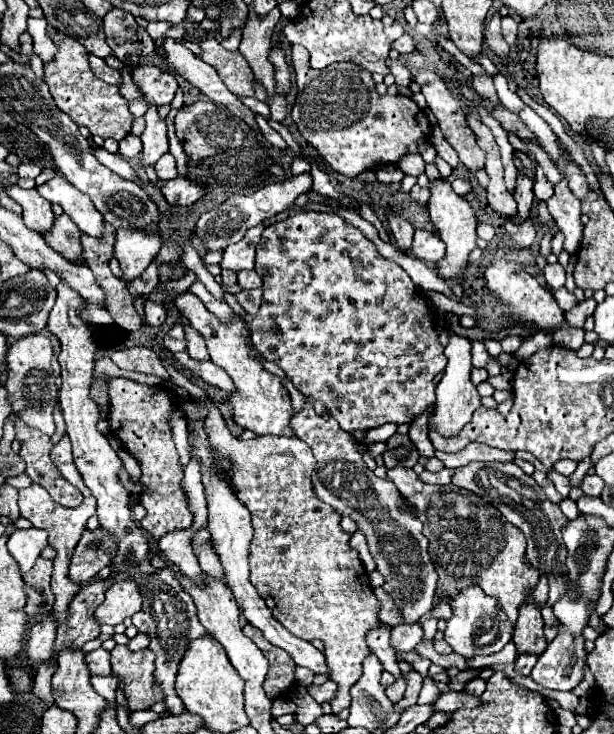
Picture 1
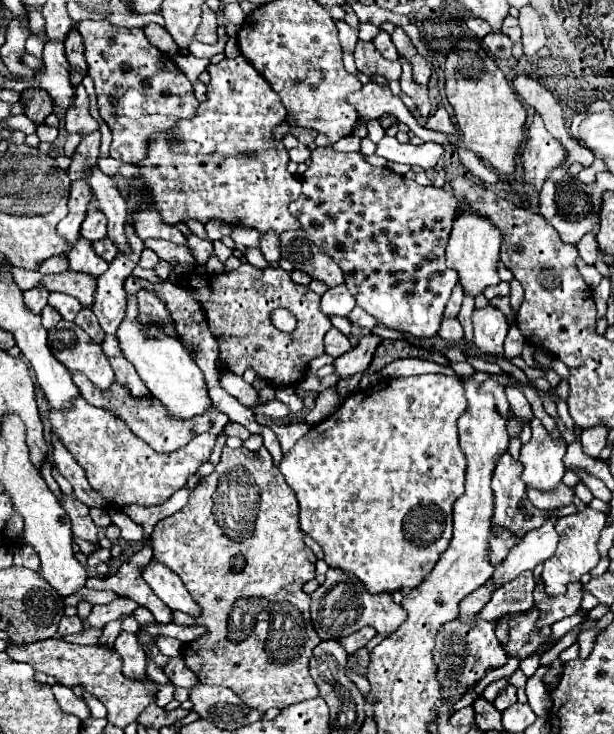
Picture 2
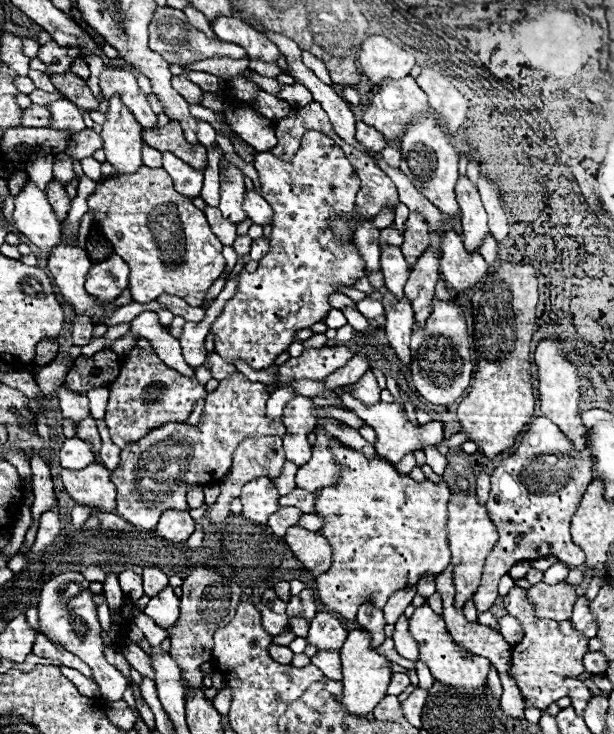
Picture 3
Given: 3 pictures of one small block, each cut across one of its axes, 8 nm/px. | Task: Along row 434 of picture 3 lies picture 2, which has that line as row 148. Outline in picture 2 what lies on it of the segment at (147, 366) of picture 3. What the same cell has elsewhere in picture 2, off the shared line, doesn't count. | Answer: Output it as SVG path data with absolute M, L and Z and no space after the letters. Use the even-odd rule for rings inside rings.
M82 20L78 22L78 32L84 38L84 56L88 62L88 76L96 84L96 94L98 94L98 108L102 120L110 126L112 130L112 146L110 146L110 156L128 164L136 164L146 156L146 146L150 132L156 130L172 130L180 118L192 118L198 108L198 100L194 98L194 90L190 80L178 70L178 66L172 62L172 58L158 48L154 48L142 28L118 28L112 26L108 20Z

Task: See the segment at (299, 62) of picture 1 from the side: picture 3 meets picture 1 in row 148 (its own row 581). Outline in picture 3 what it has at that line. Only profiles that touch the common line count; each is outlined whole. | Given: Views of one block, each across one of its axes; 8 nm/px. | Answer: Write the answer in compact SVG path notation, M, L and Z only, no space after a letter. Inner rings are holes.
M332 446L336 462L342 466L336 486L322 488L316 498L316 514L326 518L322 534L332 544L332 568L316 578L318 602L336 612L344 620L354 620L358 608L372 600L378 608L384 608L386 600L406 588L416 584L424 574L440 574L450 564L450 544L446 534L446 514L450 488L446 484L416 482L394 470L384 458L368 460L360 452L348 446Z

